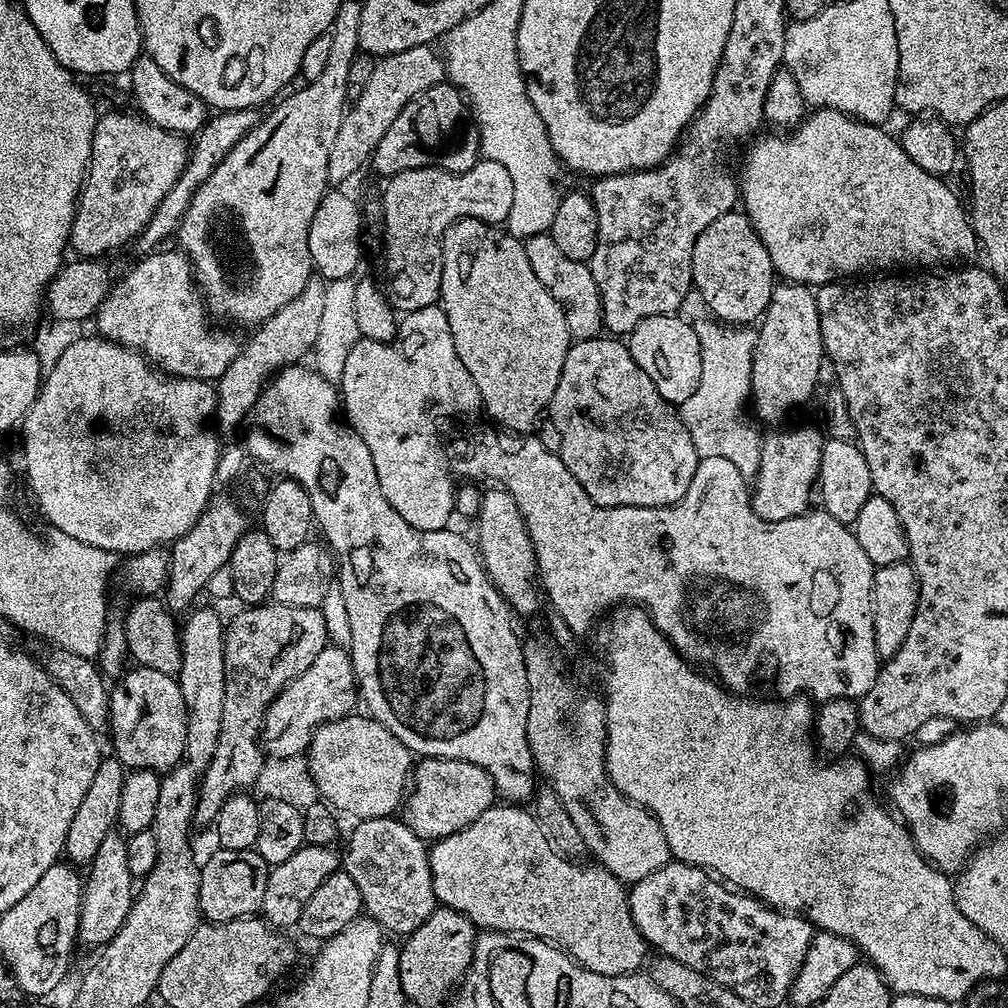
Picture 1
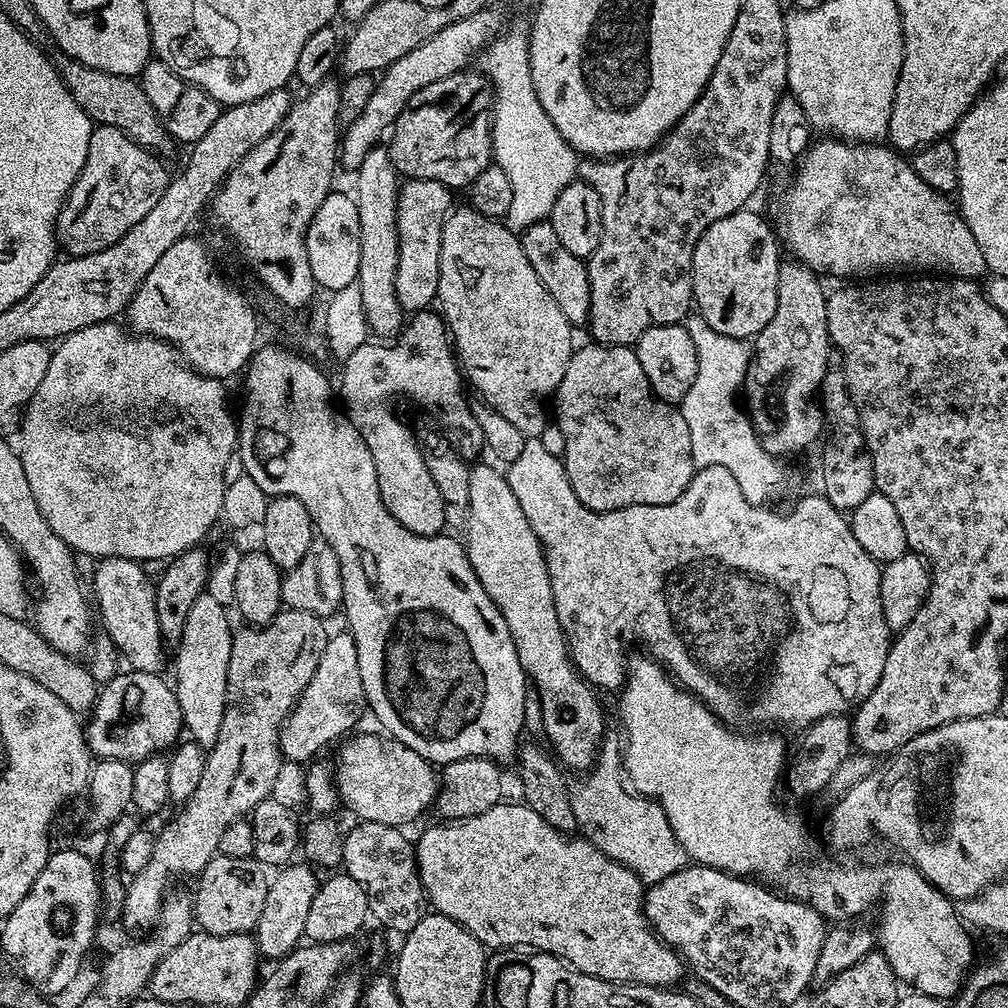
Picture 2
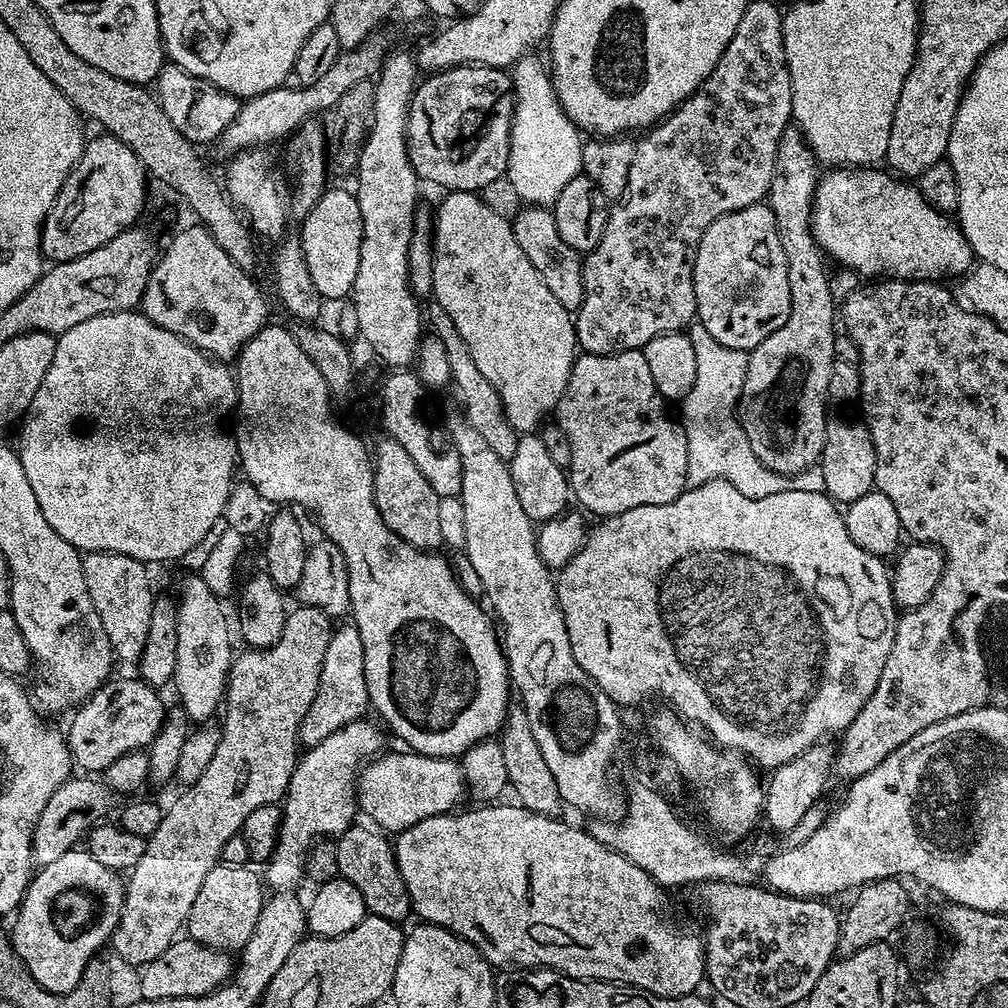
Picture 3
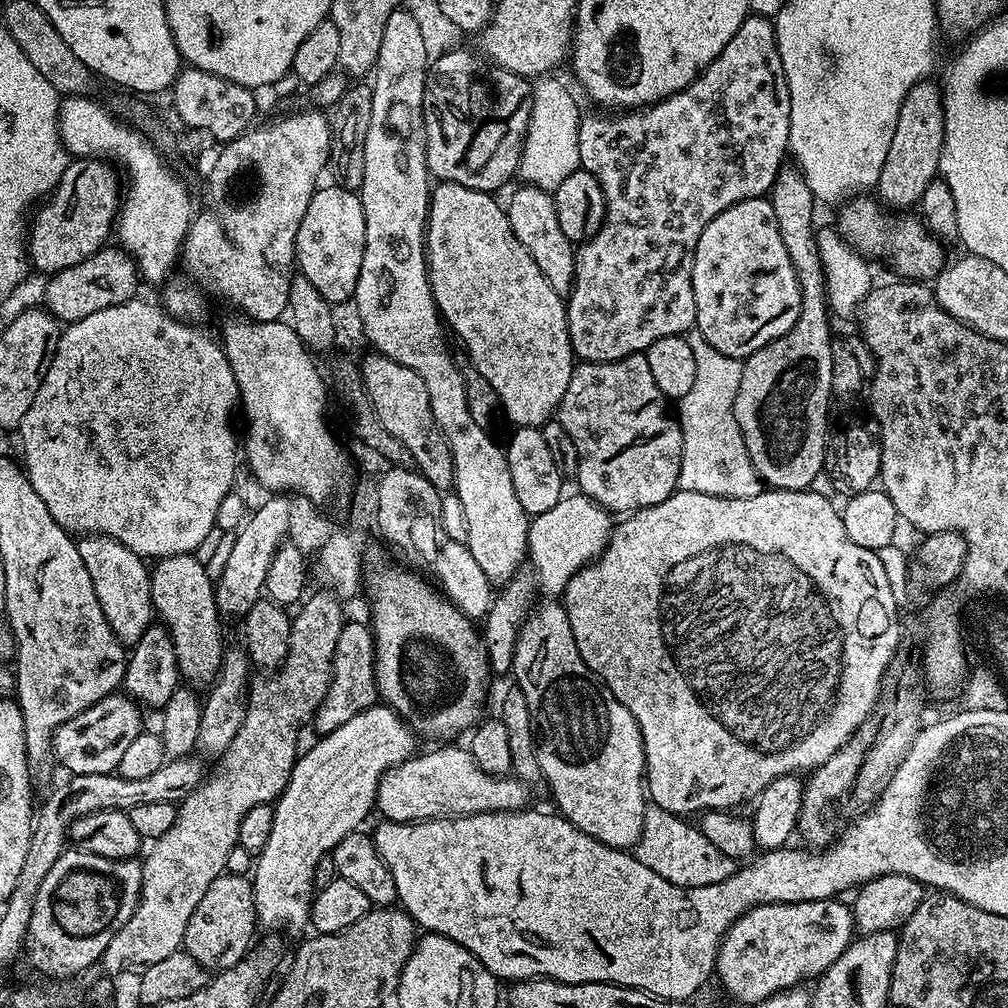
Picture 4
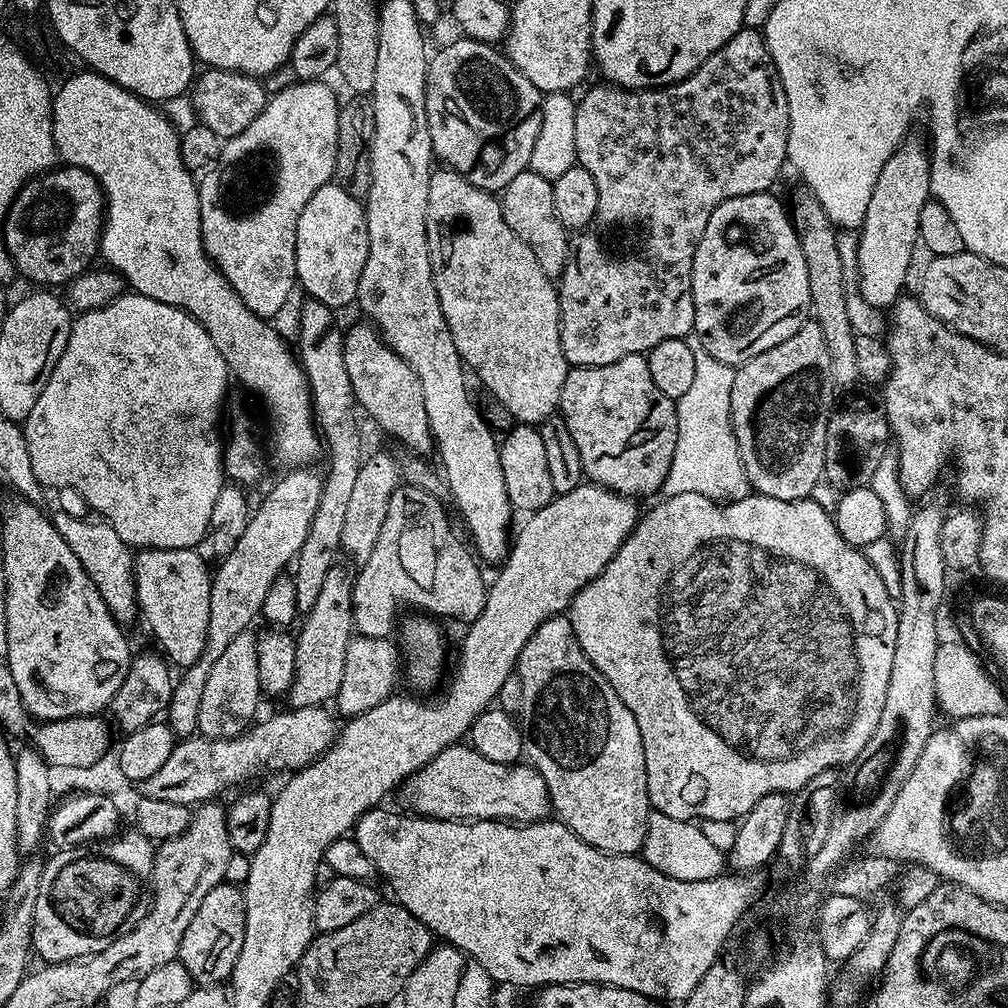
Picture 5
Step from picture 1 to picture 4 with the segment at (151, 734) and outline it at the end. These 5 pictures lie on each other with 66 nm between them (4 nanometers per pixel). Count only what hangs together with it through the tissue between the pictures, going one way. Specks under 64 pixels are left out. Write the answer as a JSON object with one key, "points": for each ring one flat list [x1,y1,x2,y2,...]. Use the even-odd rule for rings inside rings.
{"points":[[113,694,94,702,82,714,57,726,52,738,55,763,60,763,72,776,115,773,122,762,122,753,145,727,140,712,141,705,127,694]]}

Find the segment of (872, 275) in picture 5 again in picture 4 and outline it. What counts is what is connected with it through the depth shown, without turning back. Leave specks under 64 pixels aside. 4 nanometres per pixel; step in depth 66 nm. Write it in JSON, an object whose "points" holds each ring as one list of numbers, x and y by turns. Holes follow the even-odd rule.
{"points":[[925,78,915,84,900,104,898,126,894,126,894,138,890,138,890,150,886,150,886,162,882,162,875,191,892,210,908,210,911,204,912,207,919,205,928,181,938,176,944,141,944,97,941,85,931,84,930,81]]}

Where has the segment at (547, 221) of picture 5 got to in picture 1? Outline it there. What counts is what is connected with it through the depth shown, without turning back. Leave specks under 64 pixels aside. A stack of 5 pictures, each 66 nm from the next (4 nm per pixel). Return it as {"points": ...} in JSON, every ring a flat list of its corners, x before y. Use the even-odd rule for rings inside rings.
{"points":[[548,232,534,234,530,239,523,241,523,246,526,259,534,269,538,282,542,282,542,286,550,290,550,298,558,302,566,318,566,330,571,334,573,341,597,339,604,328,604,315,602,298,598,294,598,282,594,282,591,267,585,261,566,258,566,254,558,250,554,238]]}

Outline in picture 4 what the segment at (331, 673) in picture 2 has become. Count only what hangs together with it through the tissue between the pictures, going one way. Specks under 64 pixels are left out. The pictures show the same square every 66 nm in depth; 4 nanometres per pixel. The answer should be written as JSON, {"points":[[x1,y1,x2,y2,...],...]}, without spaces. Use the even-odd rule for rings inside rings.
{"points":[[349,619,342,626,342,634,338,634,338,646,334,650,332,663,332,681,314,717,317,733,338,730,338,726,350,722,354,714,362,714,362,710,371,708,377,700,376,641,372,639,372,629,367,623,359,624]]}

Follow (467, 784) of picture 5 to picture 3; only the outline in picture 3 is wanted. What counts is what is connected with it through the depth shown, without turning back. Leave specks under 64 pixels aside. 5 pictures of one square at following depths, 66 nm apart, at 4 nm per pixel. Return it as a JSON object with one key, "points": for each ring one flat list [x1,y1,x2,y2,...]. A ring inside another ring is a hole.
{"points":[[403,751,377,755,365,763,358,777,359,811,363,815,365,812,373,825,388,834,404,832,431,816,443,816,453,811,459,805,456,803,466,796,464,772,455,759]]}

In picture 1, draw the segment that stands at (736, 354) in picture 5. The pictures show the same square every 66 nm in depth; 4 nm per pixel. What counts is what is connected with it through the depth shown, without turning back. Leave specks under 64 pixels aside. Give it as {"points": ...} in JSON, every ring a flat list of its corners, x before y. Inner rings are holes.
{"points":[[733,210,722,214,722,218,714,218,698,234,692,255,692,282,705,306,712,311,709,313,729,326,748,326,763,317,774,287,774,273,770,254,766,254,762,238,758,238,743,211]]}

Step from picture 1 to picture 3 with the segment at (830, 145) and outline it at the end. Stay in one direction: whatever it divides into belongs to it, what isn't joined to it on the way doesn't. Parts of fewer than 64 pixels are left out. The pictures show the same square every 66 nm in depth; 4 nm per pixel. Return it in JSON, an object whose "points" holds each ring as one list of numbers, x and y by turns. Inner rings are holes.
{"points":[[836,166,816,182,812,236,829,261,837,260,844,268,864,278,939,281,940,276,963,278,974,267,970,242,959,223,940,212,920,193,919,187,880,166]]}

